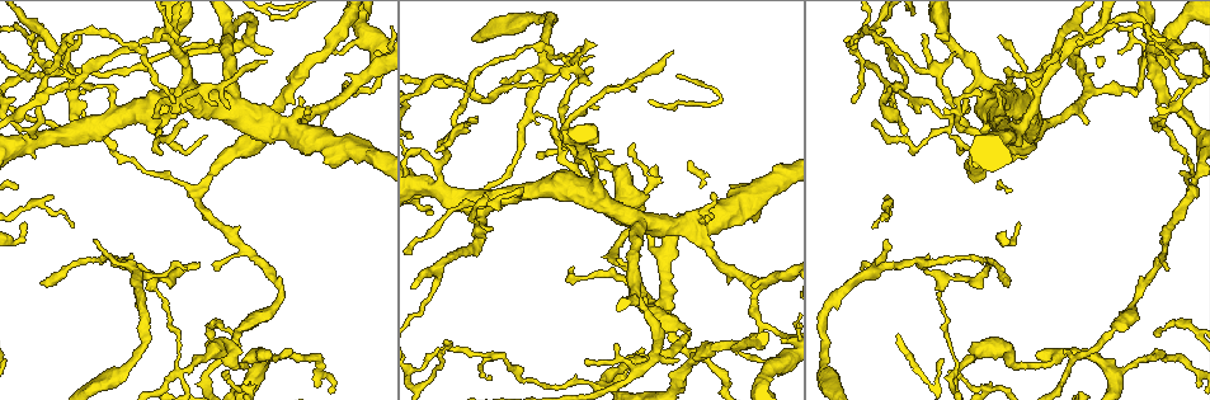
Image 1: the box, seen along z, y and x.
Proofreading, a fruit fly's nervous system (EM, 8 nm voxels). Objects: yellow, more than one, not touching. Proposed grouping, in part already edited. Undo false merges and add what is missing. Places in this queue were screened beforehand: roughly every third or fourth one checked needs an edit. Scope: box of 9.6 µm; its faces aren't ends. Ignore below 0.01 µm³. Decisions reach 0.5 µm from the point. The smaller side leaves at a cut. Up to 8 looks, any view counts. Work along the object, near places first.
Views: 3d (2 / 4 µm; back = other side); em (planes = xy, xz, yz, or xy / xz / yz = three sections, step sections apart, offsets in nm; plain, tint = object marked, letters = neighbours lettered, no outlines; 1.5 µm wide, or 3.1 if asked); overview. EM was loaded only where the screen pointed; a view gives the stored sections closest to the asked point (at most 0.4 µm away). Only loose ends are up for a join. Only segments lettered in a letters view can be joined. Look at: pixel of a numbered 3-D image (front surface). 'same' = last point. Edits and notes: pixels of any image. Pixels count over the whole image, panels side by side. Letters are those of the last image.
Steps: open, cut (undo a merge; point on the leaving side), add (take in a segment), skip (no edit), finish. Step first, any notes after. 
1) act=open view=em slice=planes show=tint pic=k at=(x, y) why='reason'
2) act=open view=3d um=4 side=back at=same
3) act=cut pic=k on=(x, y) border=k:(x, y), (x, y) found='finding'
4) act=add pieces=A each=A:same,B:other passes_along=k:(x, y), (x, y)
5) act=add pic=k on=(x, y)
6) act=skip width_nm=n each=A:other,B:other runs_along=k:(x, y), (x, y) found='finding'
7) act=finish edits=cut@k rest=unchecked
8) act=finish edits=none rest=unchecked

act=open view=3d um=2 pic=1 at=(329, 47) why='two arms in line, one across'

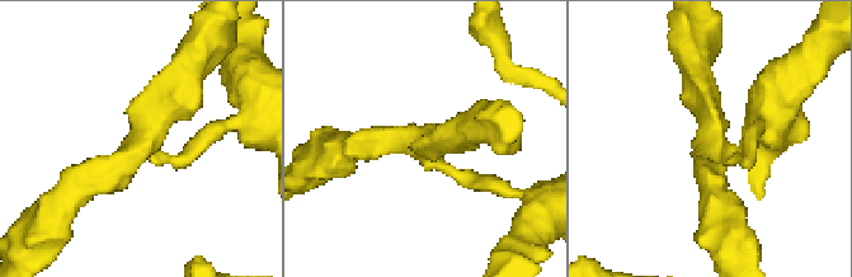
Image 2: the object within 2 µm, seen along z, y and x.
act=open view=em slice=planes show=letters pic=2 at=(144, 150) arms=3 arm_widths_nm=170,240,240

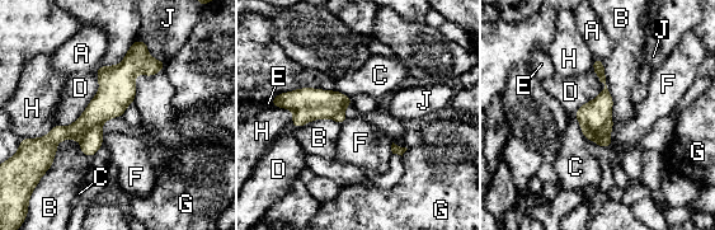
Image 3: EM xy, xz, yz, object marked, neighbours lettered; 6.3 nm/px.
act=cut pic=3 on=(592, 116) each=A:other,B:other,C:other,D:other,E:other,F:other,G:other,H:other,J:other part_leaving=3:(161, 65), (137, 65), (50, 150) found='a second neuron is stuck on'

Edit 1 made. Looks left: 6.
act=open view=overview

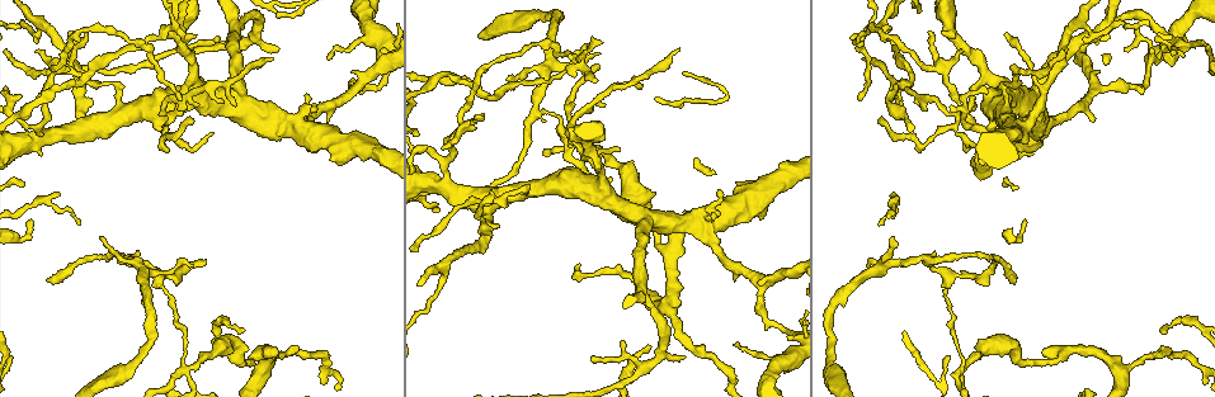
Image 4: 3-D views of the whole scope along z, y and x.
act=open view=3d um=4 pic=4 at=(582, 66)

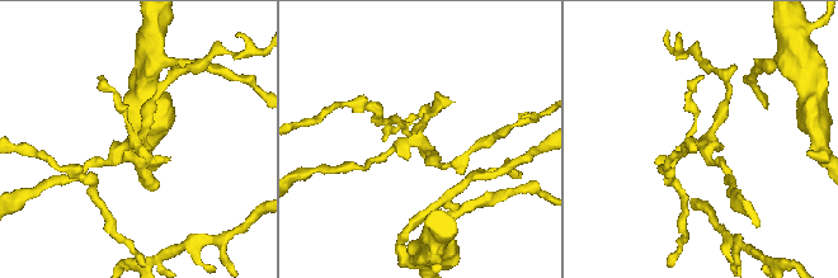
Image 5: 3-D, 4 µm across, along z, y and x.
act=open view=em slice=planes show=plain pic=5 at=(136, 143)

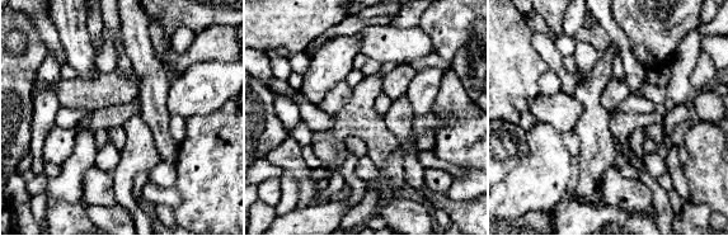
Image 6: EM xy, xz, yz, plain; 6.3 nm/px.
act=open view=em slice=planes show=letters at=same

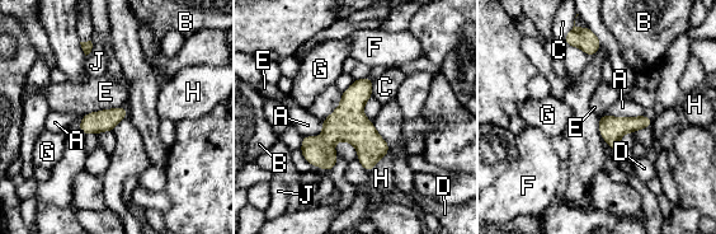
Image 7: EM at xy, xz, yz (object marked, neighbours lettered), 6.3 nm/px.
act=skip width_nm=140 each=A:other,B:other,C:other,D:other,E:other,F:other,G:other,H:other,J:other border=7:(123, 104), (83, 116) found='one neuron here'

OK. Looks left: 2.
act=finish edits=cut@3 rest=unchecked

